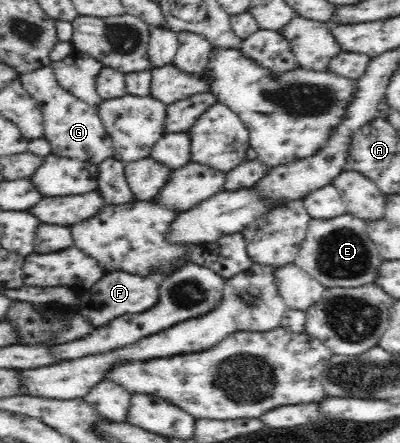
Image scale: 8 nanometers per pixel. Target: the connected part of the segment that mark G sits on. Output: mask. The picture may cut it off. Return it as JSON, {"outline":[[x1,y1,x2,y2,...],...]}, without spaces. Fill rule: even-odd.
{"outline":[[51,65,20,74,19,80,44,115,43,137,50,141,53,153,96,166,112,157,114,146,98,114,98,107,89,105,66,91,56,79]]}

